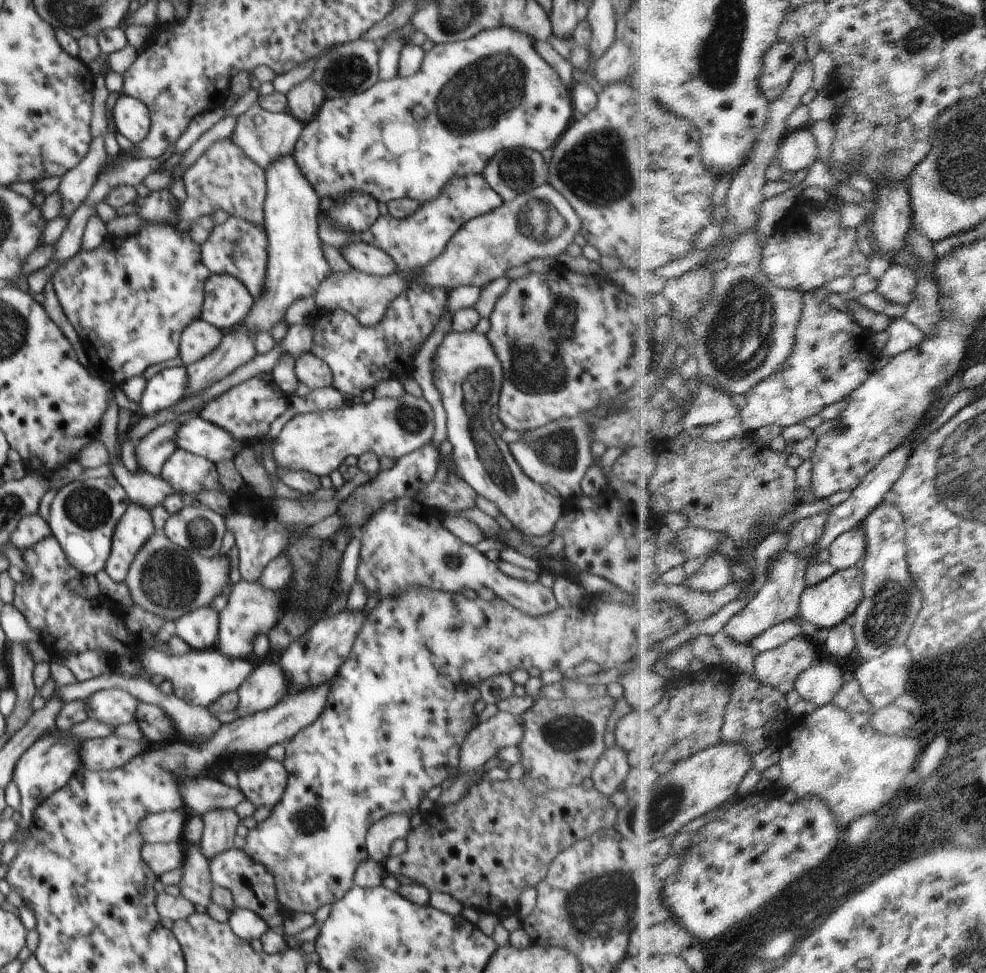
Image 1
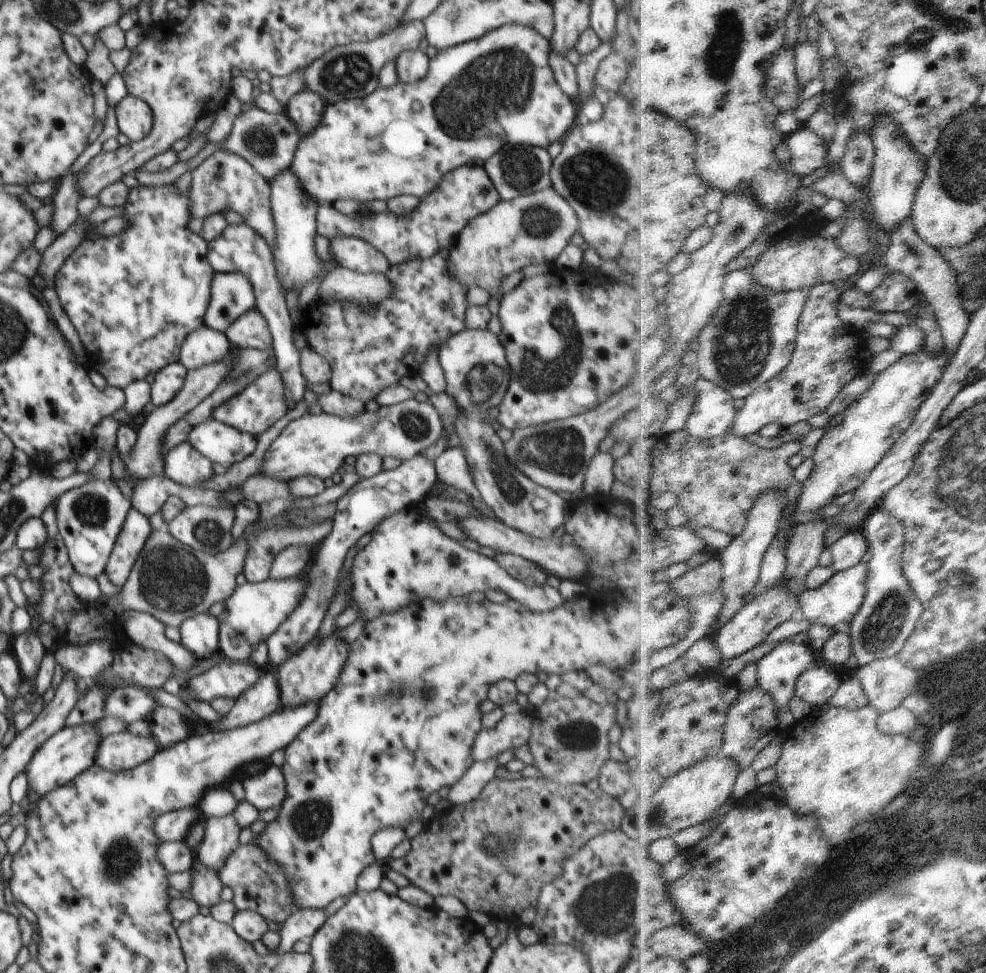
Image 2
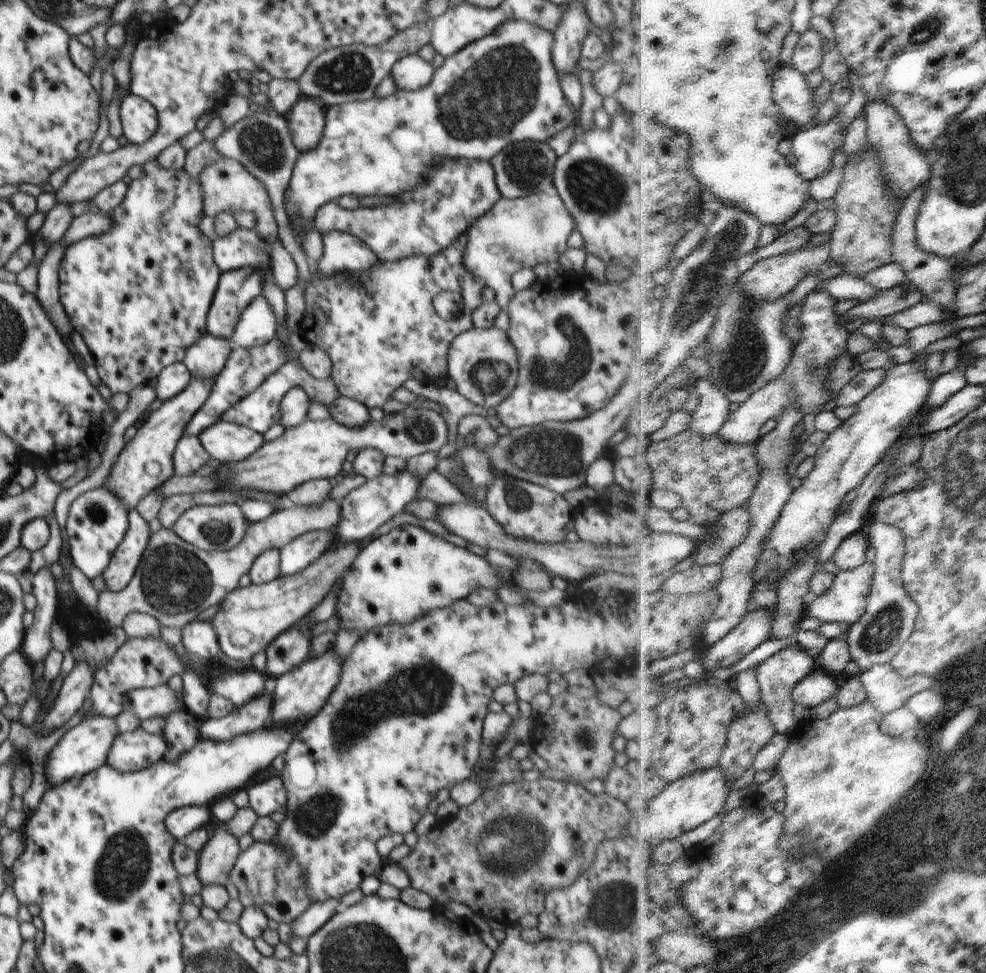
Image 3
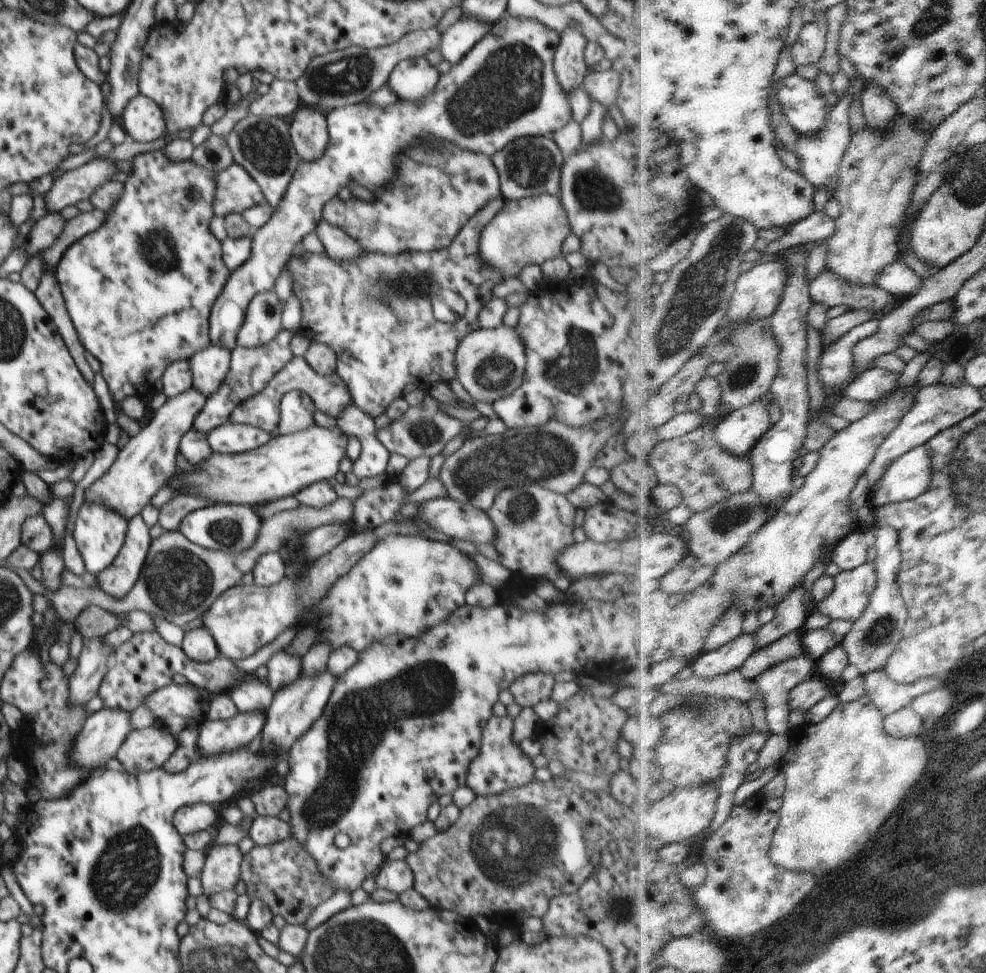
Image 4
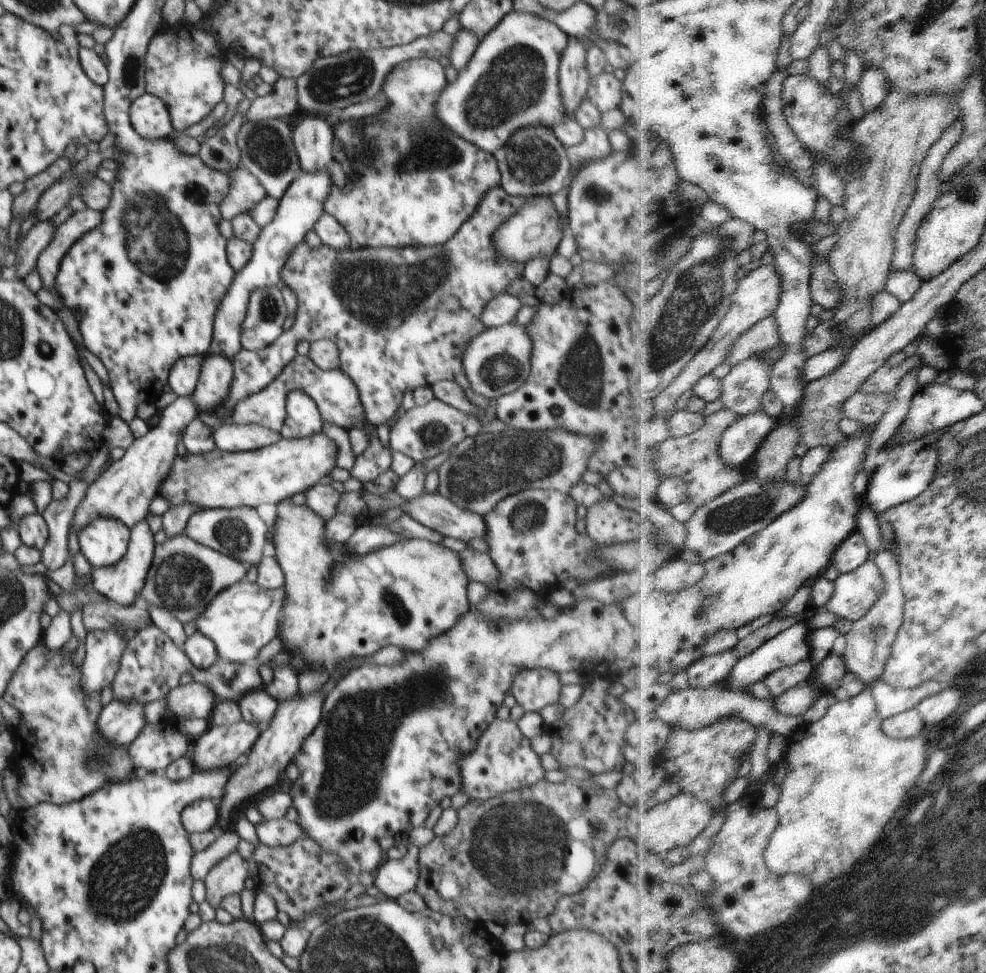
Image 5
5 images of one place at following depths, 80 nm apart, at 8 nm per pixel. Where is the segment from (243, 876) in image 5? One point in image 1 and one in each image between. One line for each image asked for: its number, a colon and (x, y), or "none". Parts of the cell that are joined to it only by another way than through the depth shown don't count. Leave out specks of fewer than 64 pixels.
1: (219, 826)
2: (221, 838)
3: (217, 859)
4: (222, 870)

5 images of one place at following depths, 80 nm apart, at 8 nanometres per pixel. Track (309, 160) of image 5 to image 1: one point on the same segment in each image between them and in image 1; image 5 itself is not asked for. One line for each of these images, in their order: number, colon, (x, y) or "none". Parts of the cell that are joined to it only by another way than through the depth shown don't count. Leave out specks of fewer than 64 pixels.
1: (303, 101)
2: (305, 109)
3: (306, 118)
4: (309, 132)

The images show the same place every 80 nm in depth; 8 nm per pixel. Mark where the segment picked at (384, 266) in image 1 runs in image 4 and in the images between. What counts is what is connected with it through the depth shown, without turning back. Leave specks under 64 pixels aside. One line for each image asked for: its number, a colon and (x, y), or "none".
2: (353, 253)
3: (342, 252)
4: (339, 246)

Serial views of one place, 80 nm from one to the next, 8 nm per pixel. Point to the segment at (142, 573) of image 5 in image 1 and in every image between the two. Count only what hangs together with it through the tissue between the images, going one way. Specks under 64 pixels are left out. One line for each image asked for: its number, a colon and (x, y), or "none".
1: (135, 528)
2: (136, 529)
3: (122, 566)
4: (117, 580)

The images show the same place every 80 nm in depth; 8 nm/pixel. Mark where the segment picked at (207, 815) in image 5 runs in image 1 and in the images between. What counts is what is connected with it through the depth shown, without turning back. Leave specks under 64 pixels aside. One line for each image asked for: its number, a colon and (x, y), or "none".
1: (163, 827)
2: (172, 826)
3: (180, 822)
4: (198, 817)

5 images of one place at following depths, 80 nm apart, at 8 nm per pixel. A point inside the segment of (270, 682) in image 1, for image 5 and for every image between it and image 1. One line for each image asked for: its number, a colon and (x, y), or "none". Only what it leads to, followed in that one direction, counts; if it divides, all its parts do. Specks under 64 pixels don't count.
2: (262, 699)
3: (256, 714)
4: (215, 737)
5: (219, 747)

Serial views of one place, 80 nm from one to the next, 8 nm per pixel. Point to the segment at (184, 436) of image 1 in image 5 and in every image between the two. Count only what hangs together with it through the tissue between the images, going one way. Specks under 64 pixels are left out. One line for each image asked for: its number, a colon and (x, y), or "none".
2: (222, 443)
3: (228, 442)
4: (230, 438)
5: (229, 436)

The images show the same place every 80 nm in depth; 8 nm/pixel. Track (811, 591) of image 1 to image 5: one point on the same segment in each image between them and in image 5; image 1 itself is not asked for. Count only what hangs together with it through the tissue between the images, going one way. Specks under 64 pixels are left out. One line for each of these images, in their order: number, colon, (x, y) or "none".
2: (838, 603)
3: (847, 601)
4: (852, 597)
5: (857, 593)

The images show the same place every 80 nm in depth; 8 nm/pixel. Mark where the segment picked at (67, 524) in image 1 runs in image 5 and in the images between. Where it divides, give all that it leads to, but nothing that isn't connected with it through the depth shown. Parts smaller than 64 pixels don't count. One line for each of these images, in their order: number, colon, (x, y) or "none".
2: (90, 517)
3: (97, 521)
4: (99, 533)
5: (103, 542)

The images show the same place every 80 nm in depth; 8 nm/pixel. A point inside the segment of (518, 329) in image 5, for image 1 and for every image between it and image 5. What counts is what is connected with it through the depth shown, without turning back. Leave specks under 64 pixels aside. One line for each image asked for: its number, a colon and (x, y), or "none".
1: (468, 375)
2: (477, 373)
3: (483, 363)
4: (490, 363)

